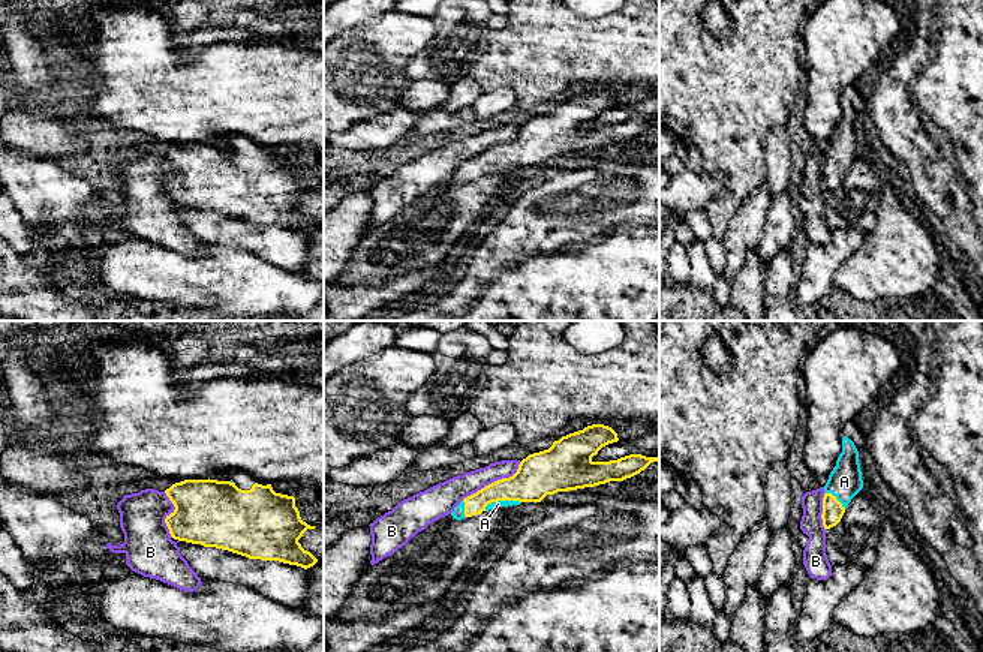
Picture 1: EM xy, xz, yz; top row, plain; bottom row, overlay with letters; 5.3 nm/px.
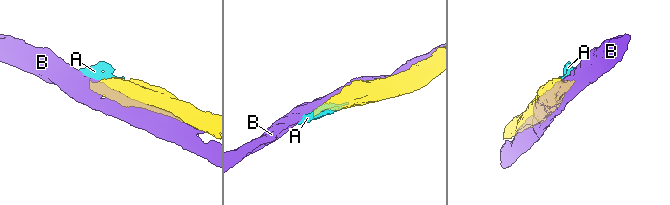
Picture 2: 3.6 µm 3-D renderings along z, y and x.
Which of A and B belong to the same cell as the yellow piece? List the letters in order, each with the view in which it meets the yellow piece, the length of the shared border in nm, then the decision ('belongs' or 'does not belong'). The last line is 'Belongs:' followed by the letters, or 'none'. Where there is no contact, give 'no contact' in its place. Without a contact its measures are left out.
A: xz | 200 nm | belongs
B: xz | 380 nm | does not belong
Belongs: A

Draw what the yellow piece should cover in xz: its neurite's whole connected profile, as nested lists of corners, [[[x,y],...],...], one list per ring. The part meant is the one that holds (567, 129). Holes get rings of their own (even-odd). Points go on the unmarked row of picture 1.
[[[604,88],[562,100],[548,114],[529,118],[509,142],[497,144],[465,162],[451,177],[462,184],[499,171],[541,166],[557,156],[595,151],[608,145],[623,145],[644,135],[659,121],[629,118],[617,124],[593,126],[598,115],[617,106],[617,97]]]

